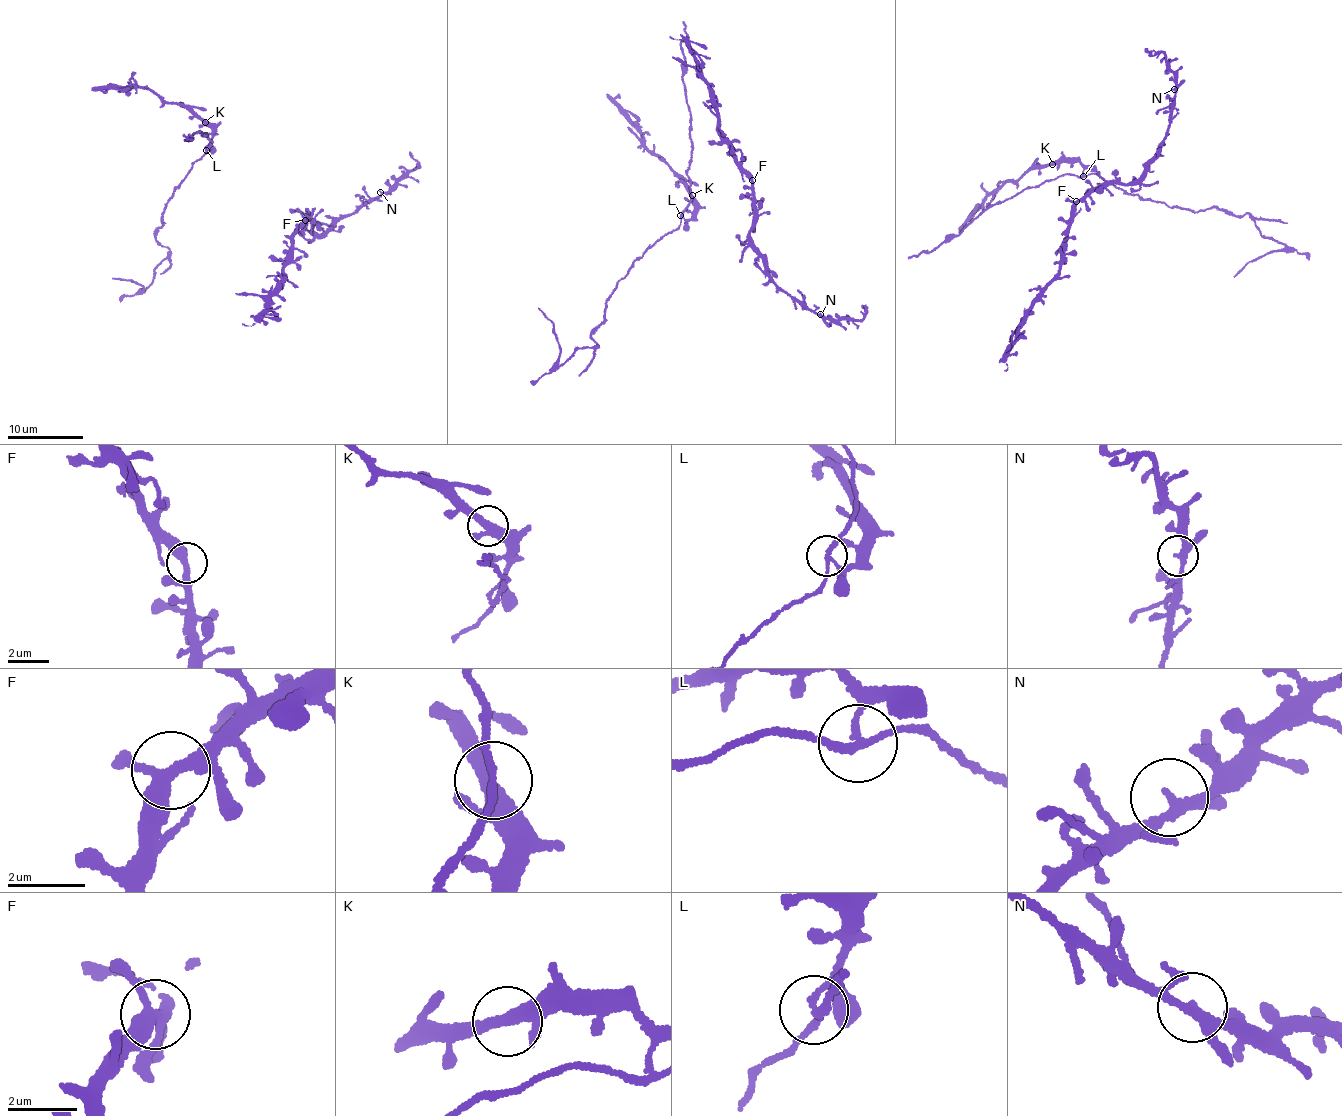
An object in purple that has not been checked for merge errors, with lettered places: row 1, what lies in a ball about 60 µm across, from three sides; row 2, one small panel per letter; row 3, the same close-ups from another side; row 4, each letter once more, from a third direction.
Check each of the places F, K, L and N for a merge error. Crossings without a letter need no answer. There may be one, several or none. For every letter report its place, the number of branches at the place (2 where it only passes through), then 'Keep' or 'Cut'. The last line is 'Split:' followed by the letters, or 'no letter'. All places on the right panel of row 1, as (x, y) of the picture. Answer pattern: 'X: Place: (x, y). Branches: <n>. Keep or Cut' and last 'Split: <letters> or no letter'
F: Place: (1076, 201). Branches: 4. Keep
K: Place: (1052, 164). Branches: 3. Keep
L: Place: (1083, 176). Branches: 3. Cut
N: Place: (1174, 89). Branches: 3. Keep
Split: L

